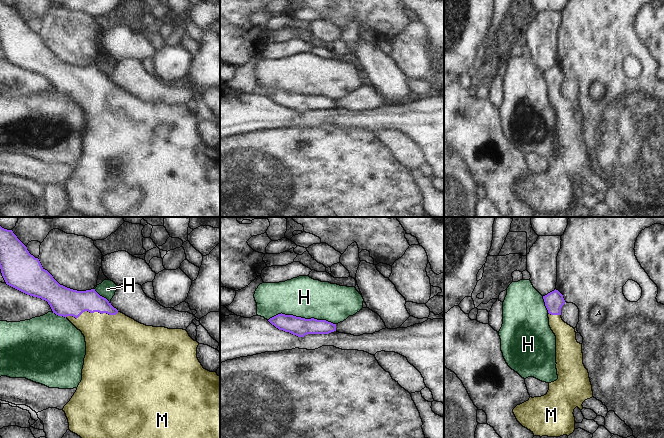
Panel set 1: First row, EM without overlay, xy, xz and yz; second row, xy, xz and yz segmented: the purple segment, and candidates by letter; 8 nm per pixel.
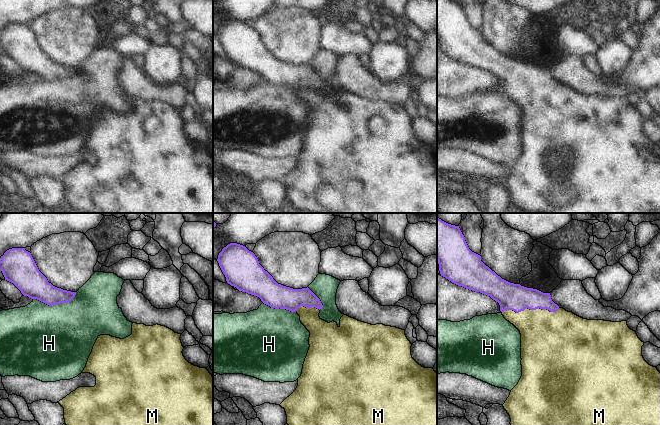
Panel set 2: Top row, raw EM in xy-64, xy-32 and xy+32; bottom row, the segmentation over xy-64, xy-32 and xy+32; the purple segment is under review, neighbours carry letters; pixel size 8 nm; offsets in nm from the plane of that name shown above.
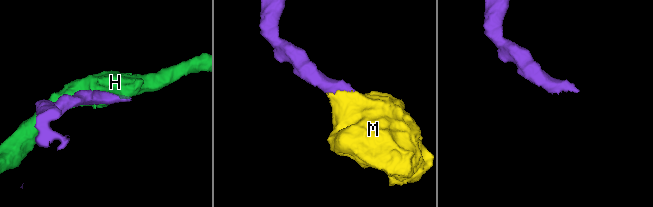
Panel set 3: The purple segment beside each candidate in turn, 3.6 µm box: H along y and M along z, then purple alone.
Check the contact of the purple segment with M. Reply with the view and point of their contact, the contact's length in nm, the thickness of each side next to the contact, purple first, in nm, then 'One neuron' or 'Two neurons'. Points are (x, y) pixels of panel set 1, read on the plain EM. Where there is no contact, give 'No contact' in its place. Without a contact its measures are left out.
Touches purple at xy (91, 88). Shared border 440 nm. Thickness 220 nm (purple) against 380 nm. One neuron

